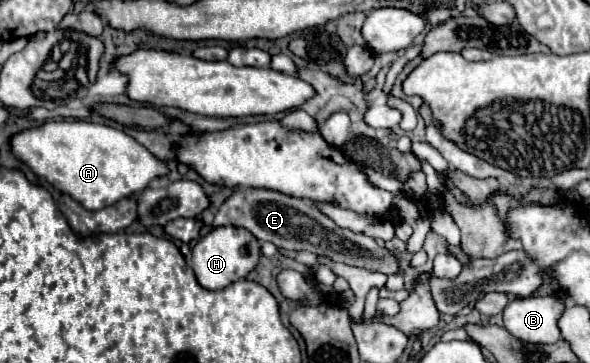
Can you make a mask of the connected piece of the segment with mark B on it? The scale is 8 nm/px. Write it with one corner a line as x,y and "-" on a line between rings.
524,297
514,299
504,309
504,327
524,343
554,343
560,341
556,325
564,311
564,303
554,297

